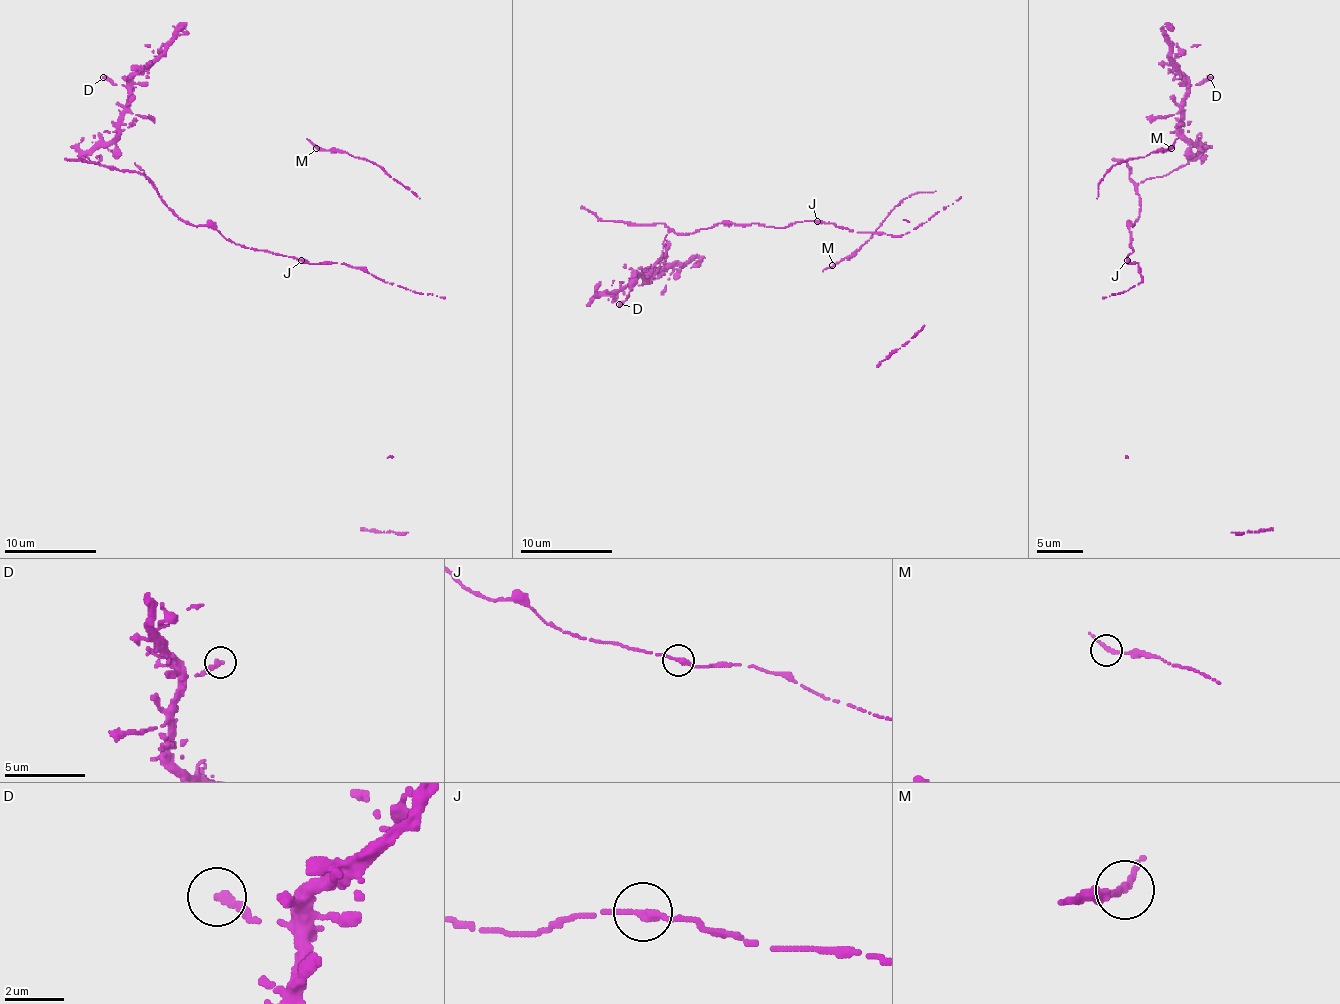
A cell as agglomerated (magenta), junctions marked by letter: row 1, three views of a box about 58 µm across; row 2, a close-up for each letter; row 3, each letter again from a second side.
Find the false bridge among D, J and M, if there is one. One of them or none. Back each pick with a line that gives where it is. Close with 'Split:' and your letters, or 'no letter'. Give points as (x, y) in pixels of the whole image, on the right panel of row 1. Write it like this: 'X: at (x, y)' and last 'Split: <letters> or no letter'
Split: no letter

